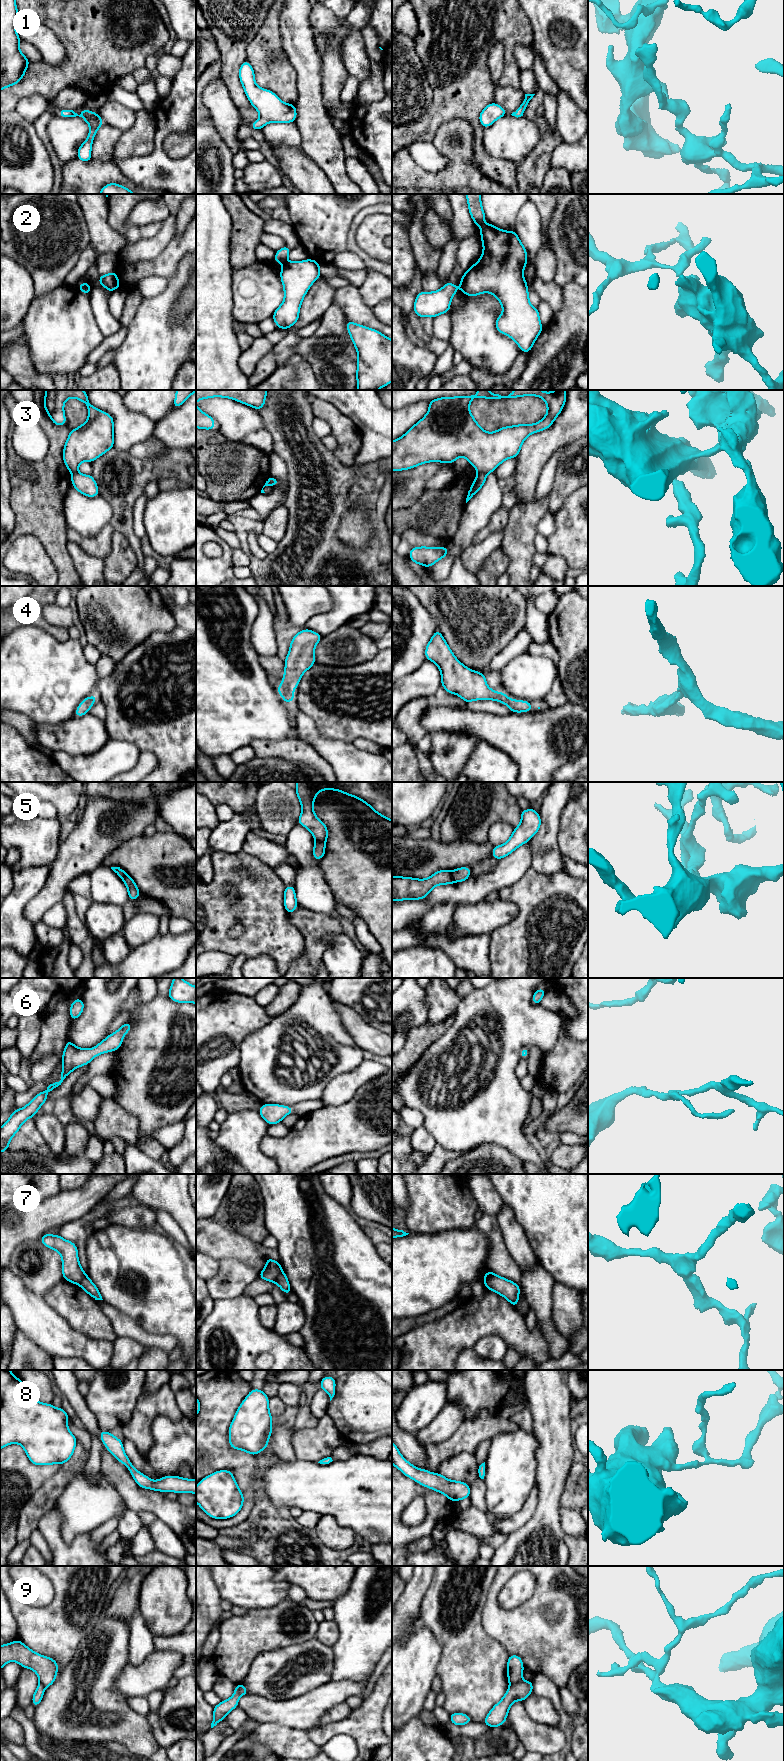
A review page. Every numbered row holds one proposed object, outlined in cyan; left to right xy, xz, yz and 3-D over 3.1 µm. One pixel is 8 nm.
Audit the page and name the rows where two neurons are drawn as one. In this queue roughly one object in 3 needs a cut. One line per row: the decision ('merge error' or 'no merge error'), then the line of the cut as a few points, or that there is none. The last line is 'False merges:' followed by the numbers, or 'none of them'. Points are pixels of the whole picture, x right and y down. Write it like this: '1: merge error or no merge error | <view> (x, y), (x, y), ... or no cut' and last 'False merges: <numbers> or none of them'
1: no merge error | no cut
2: merge error | xz (286, 261), (283, 263)
3: merge error | yz (478, 472), (485, 474)
4: no merge error | no cut
5: merge error | yz (450, 872), (455, 881)
6: no merge error | no cut
7: merge error | xz (282, 1271), (275, 1282)
8: no merge error | no cut
9: merge error | yz (521, 1680), (516, 1684), (510, 1685)
False merges: 2, 3, 5, 7, 9

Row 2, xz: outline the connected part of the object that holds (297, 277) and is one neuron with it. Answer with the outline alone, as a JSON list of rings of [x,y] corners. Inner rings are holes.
[[[316,260],[284,263],[280,271],[284,301],[272,316],[279,329],[289,329],[298,321],[303,299],[311,285],[320,277],[320,264]]]

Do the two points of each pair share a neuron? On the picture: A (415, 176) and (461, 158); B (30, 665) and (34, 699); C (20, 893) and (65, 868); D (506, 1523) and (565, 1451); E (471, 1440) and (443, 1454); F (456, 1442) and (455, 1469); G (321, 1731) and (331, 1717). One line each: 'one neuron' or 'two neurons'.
A: one neuron
B: one neuron
C: two neurons
D: two neurons
E: one neuron
F: two neurons
G: two neurons

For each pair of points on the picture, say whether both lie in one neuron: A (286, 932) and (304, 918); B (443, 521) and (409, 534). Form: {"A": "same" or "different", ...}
{"A": "different", "B": "different"}

